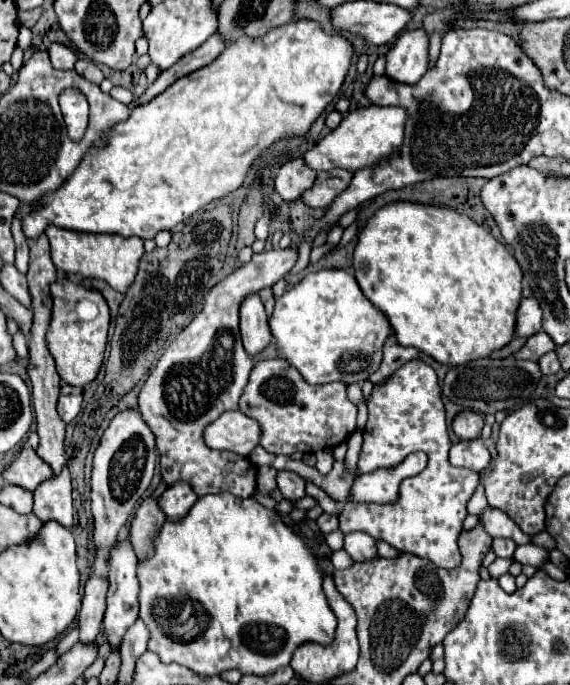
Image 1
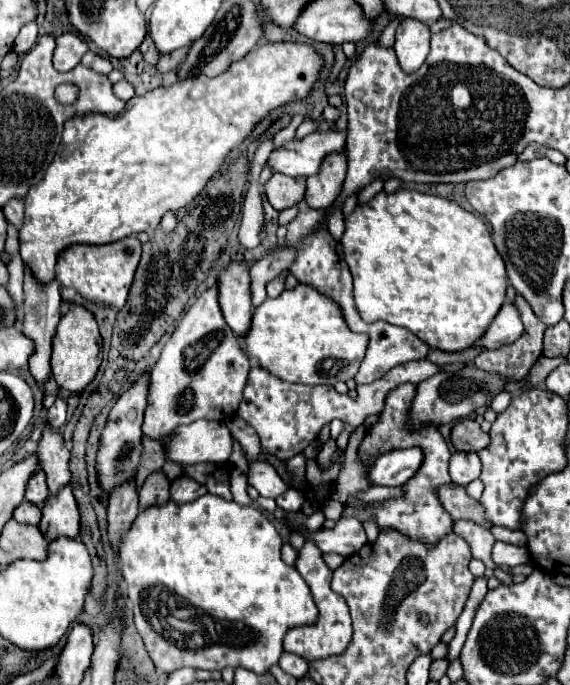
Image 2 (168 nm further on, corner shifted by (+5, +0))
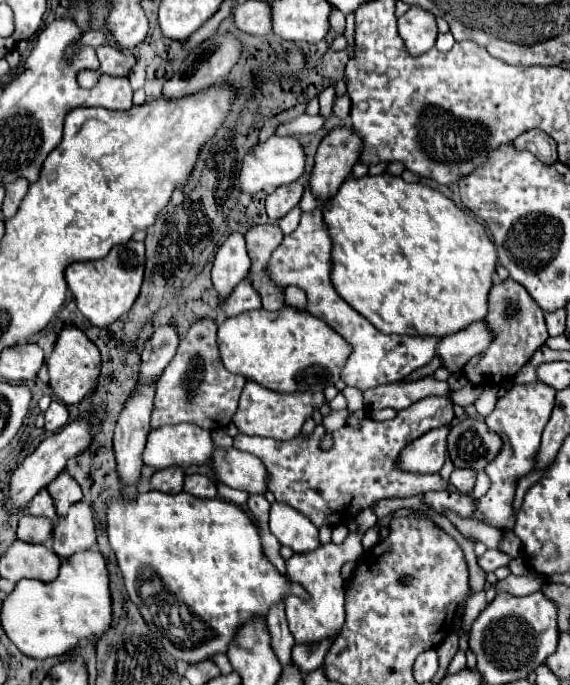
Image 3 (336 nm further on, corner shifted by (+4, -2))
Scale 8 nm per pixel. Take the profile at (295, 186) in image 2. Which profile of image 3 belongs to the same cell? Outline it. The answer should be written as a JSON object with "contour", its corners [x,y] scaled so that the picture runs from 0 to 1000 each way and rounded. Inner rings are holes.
{"contour":[[[525,264],[486,273],[475,285],[468,285],[468,314],[475,323],[486,323],[500,317],[525,293],[532,285],[532,270]]]}

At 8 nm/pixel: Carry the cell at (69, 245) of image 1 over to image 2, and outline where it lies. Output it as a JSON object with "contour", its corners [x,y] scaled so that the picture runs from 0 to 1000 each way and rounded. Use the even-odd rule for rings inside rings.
{"contour":[[[239,346],[211,349],[196,358],[123,358],[98,378],[98,410],[112,419],[133,422],[172,445],[218,448],[235,396],[246,381],[246,352]]]}

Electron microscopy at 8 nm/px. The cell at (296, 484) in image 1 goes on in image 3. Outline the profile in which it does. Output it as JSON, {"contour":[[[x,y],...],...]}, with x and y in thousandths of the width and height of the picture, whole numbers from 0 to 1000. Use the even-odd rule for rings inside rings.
{"contour":[[[412,653],[374,655],[374,676],[363,676],[374,685],[381,705],[423,714],[433,720],[465,720],[468,717],[468,688],[461,676],[437,661],[426,661]]]}

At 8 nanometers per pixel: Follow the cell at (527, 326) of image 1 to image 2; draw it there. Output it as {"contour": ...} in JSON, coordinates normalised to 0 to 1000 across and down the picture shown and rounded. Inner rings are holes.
{"contour":[[[884,442],[867,469],[860,472],[849,492],[835,501],[853,509],[874,509],[881,504],[895,504],[919,483],[919,472],[912,469],[912,457],[905,457],[902,442]]]}

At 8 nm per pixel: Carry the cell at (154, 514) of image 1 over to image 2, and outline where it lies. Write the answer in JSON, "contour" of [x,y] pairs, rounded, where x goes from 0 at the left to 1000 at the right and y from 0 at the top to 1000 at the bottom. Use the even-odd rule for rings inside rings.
{"contour":[[[281,688],[267,691],[246,714],[246,743],[256,743],[263,737],[291,734],[298,728],[295,714],[298,714],[298,702]]]}

